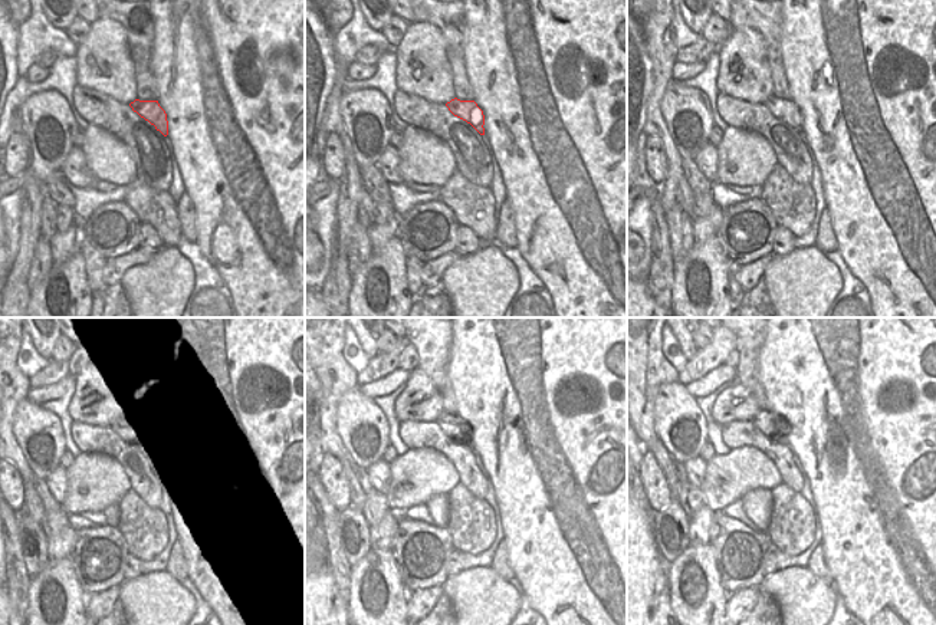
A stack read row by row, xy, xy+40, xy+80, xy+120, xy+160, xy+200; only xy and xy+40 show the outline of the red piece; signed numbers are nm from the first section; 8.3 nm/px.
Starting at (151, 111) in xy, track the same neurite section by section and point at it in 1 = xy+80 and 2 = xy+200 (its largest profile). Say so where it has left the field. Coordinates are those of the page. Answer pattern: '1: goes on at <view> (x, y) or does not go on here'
1: goes on at xy+80 (787, 111)
2: goes on at xy+200 (764, 420)

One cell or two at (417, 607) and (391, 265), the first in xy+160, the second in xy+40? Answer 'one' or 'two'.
two

